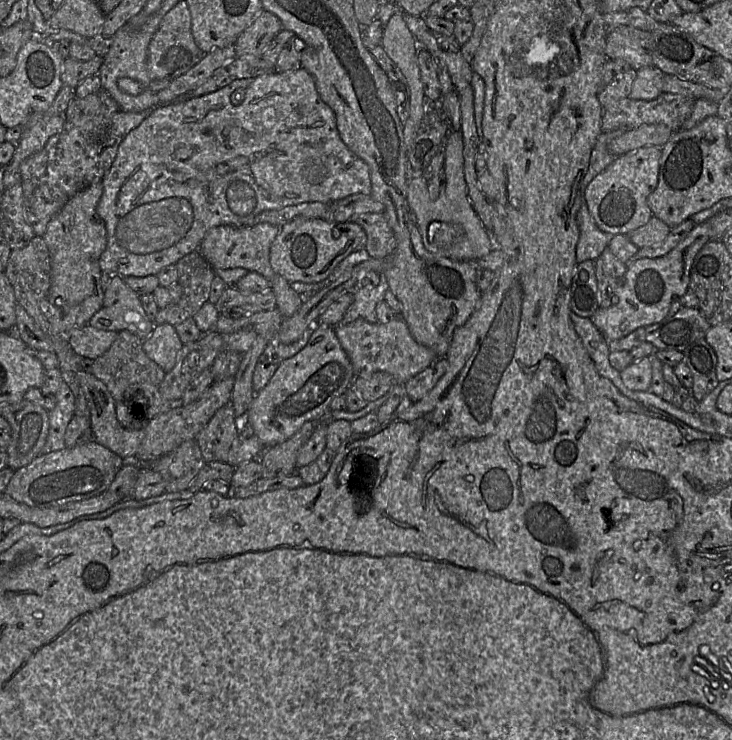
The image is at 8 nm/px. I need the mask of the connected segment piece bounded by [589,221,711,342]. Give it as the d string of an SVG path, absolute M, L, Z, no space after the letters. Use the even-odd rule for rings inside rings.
M708 222L694 229L667 255L654 259L642 259L628 267L615 289L615 302L608 308L599 308L589 318L606 341L617 340L632 331L661 322L669 313L671 304L687 291L690 270L698 252L710 241Z

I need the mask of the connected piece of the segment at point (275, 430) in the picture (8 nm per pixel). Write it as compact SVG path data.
M315 324L306 346L294 356L282 360L268 383L255 394L243 421L253 428L265 447L281 443L296 433L305 422L326 414L333 398L353 389L355 378L352 363L341 347L334 326Z

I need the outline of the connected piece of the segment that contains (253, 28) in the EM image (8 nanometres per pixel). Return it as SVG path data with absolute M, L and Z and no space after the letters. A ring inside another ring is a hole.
M262 10L253 22L240 34L234 47L237 57L261 57L275 35L283 30L280 19Z

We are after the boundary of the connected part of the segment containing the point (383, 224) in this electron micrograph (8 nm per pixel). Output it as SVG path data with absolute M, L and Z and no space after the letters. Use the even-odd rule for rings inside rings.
M383 212L364 213L352 222L364 229L367 237L364 249L370 258L383 259L394 251L396 239Z

